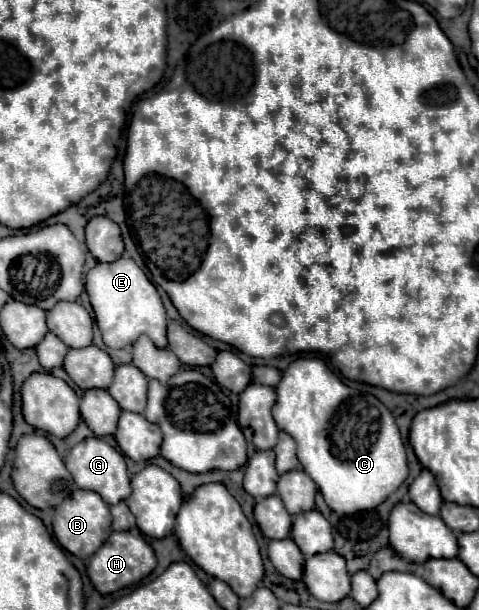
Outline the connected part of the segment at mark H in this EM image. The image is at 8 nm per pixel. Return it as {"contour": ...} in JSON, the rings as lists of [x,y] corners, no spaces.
{"contour":[[[112,532],[108,542],[90,558],[86,572],[88,572],[90,582],[100,594],[112,594],[112,592],[118,592],[126,586],[140,582],[154,568],[156,568],[156,556],[144,538],[132,536],[130,532]]]}

